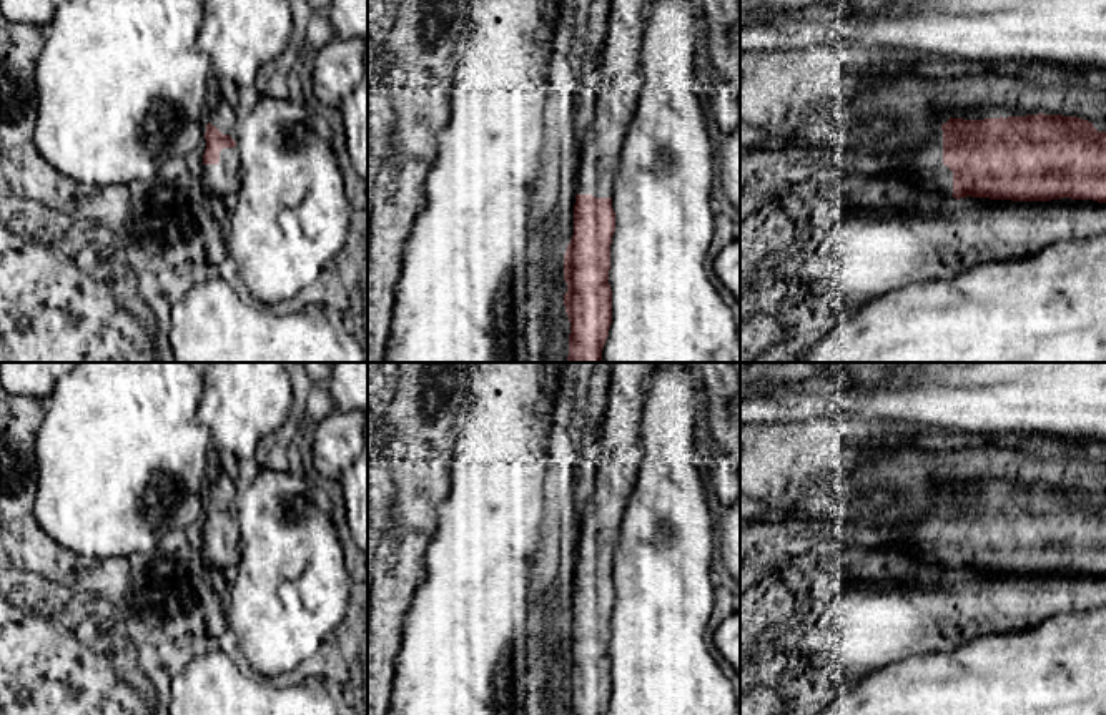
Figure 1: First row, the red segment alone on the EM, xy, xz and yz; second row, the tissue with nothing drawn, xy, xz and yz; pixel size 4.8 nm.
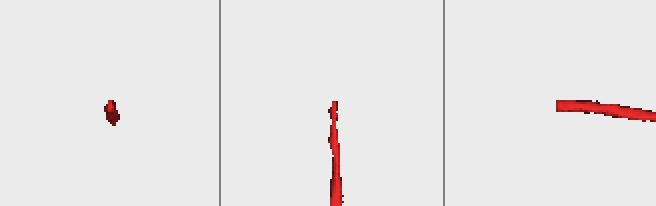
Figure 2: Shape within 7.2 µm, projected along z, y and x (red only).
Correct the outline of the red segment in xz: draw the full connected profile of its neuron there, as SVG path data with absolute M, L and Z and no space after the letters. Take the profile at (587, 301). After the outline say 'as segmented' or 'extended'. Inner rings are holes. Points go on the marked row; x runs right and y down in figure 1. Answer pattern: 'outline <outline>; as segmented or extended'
outline M610 0L604 75L579 133L574 234L564 254L564 306L570 323L567 362L602 362L612 324L612 186L642 86L640 52L649 3Z; extended

